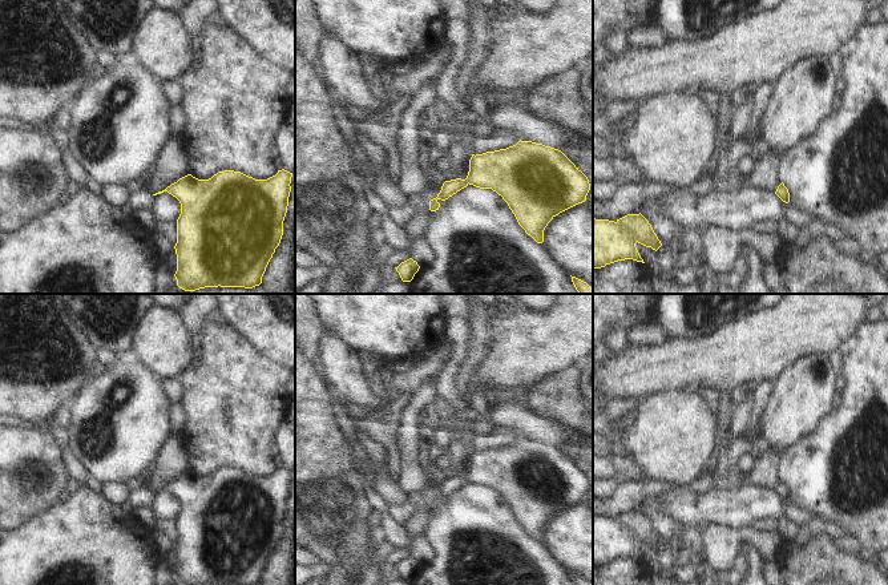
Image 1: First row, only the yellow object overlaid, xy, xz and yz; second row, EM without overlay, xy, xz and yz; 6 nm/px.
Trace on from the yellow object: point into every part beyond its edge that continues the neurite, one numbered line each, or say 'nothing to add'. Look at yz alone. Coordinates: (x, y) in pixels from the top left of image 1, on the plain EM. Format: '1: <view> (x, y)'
nothing to add

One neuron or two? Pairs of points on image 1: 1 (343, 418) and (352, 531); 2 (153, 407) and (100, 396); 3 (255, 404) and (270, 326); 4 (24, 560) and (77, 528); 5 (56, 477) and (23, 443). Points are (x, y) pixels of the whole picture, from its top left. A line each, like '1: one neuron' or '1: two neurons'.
1: two neurons
2: one neuron
3: two neurons
4: one neuron
5: one neuron

